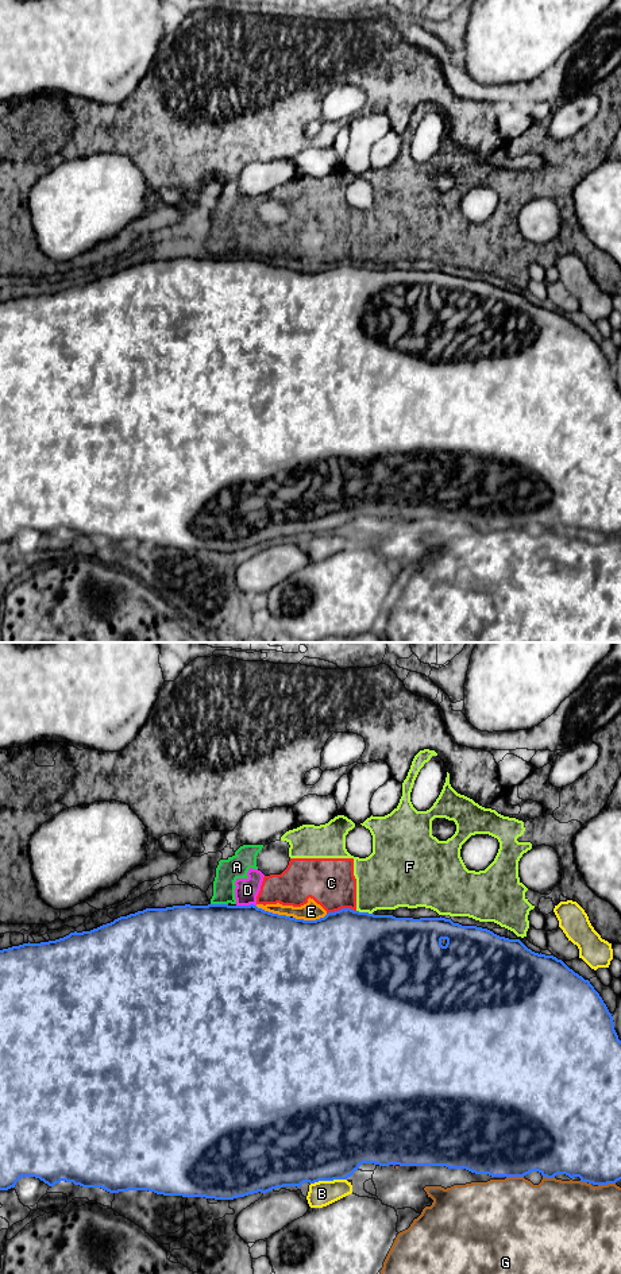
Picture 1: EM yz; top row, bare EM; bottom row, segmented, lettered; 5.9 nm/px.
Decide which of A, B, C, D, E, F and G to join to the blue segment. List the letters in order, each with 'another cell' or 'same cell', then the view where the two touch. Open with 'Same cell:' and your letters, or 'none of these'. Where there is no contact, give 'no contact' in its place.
Same cell: none of these
A: another cell | yz
B: another cell | yz
C: another cell | yz
D: another cell | yz
E: another cell | yz
F: another cell | yz
G: another cell | yz

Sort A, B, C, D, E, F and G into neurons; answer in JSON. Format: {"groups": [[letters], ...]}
{"groups": [["A", "C", "D", "E", "F"], ["B"], ["G"]]}

